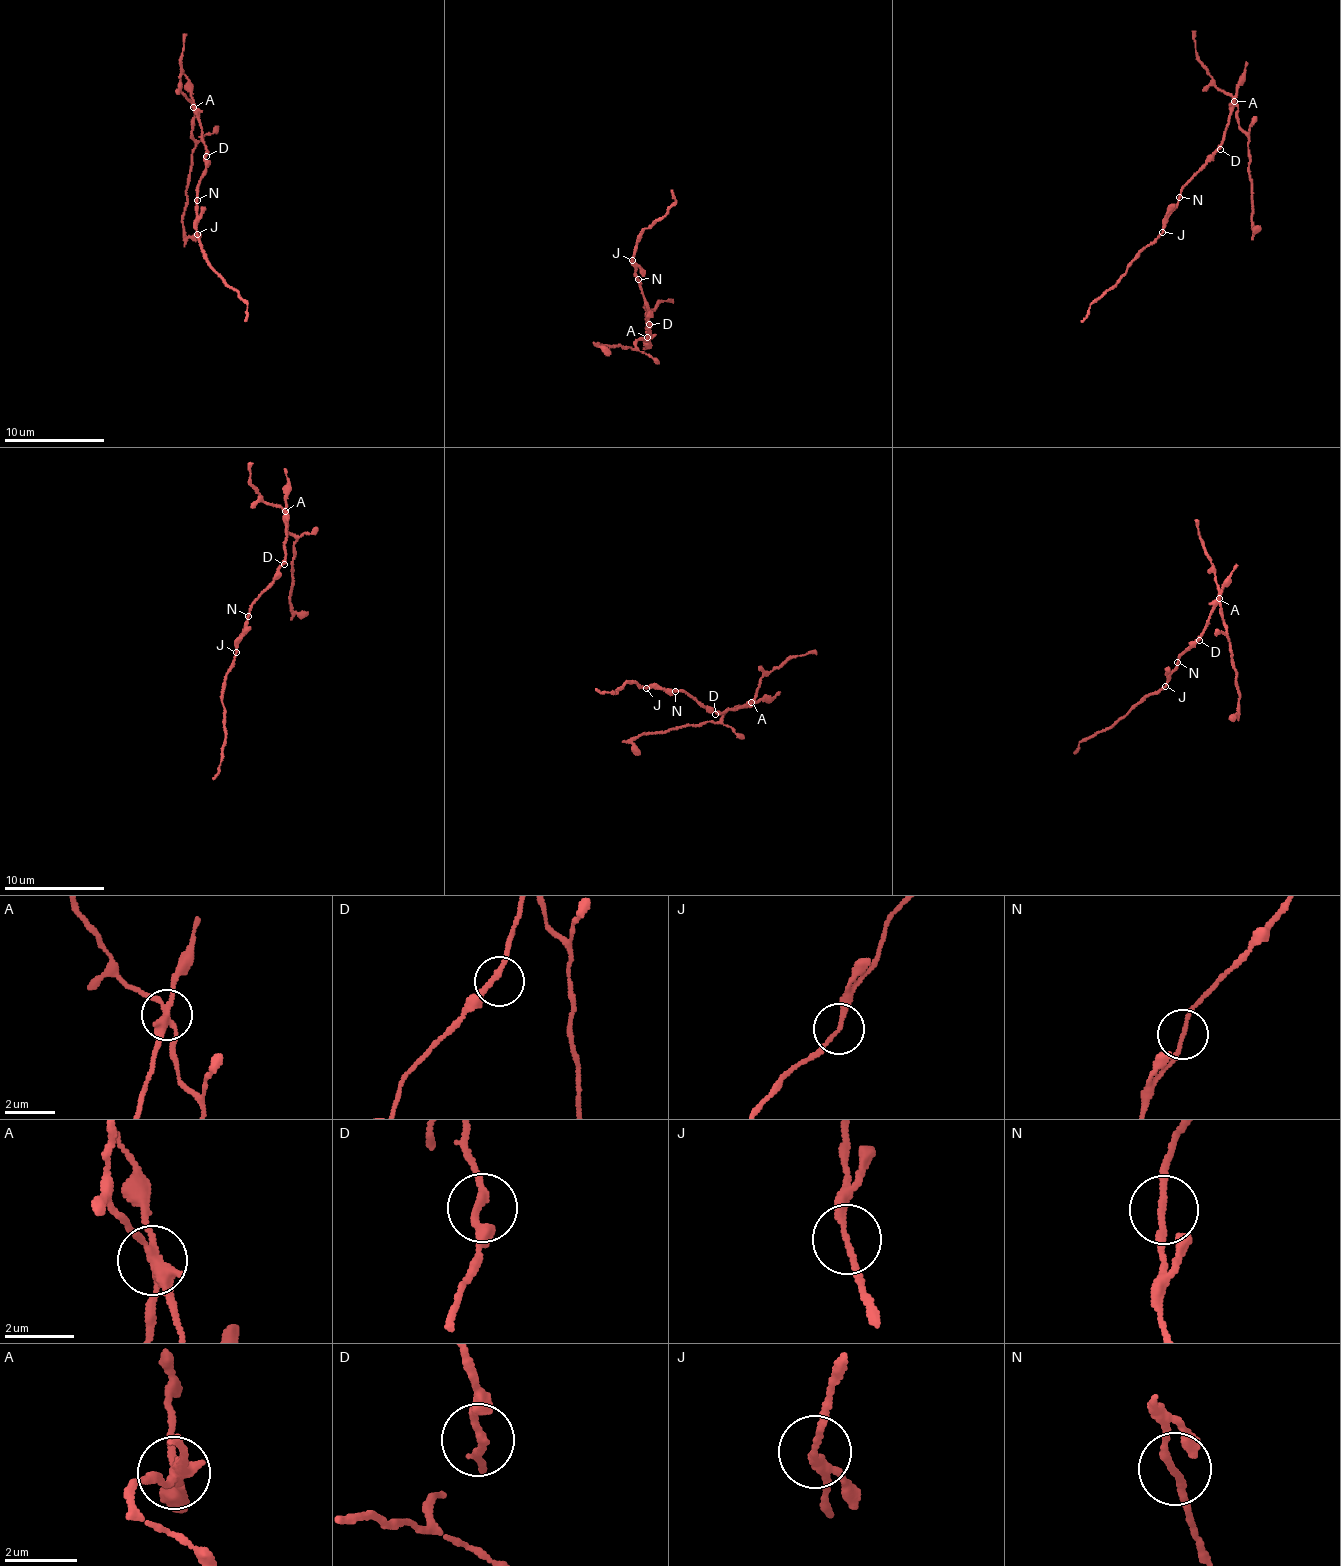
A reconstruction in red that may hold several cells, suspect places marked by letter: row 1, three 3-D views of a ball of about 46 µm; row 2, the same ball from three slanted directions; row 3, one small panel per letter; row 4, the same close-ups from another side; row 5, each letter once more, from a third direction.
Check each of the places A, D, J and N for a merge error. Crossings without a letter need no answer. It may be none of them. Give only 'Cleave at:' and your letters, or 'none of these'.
Cleave at: A, J

